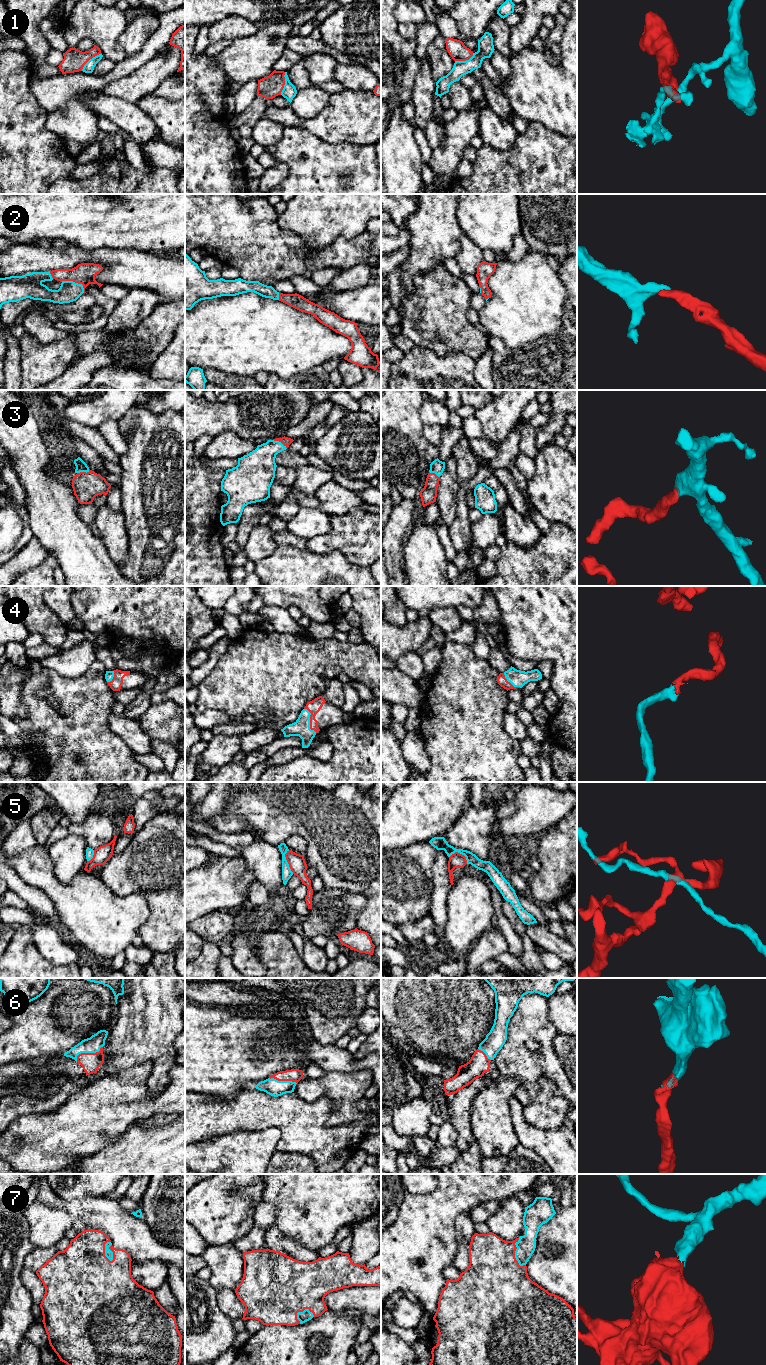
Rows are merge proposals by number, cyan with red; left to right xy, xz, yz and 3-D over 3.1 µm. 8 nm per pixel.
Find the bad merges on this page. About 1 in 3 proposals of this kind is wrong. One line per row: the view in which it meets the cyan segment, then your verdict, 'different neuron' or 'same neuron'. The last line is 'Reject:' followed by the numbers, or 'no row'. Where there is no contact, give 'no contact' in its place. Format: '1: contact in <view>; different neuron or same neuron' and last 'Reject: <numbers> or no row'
1: contact in xy; different neuron
2: contact in xy; same neuron
3: contact in xz; same neuron
4: contact in xz; same neuron
5: contact in xz; different neuron
6: contact in xy; same neuron
7: contact in xy; same neuron
Reject: 1, 5

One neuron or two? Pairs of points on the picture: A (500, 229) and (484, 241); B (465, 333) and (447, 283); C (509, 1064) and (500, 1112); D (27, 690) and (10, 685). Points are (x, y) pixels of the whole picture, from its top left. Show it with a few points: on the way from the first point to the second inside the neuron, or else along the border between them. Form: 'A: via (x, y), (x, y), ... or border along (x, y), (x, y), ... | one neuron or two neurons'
A: via (496, 229), (488, 237) | one neuron
B: via (453, 321), (447, 315), (447, 295) | one neuron
C: border along (500, 1076), (518, 1081), (515, 1095) | two neurons
D: border along (11, 673), (24, 677), (20, 699), (27, 711) | two neurons

